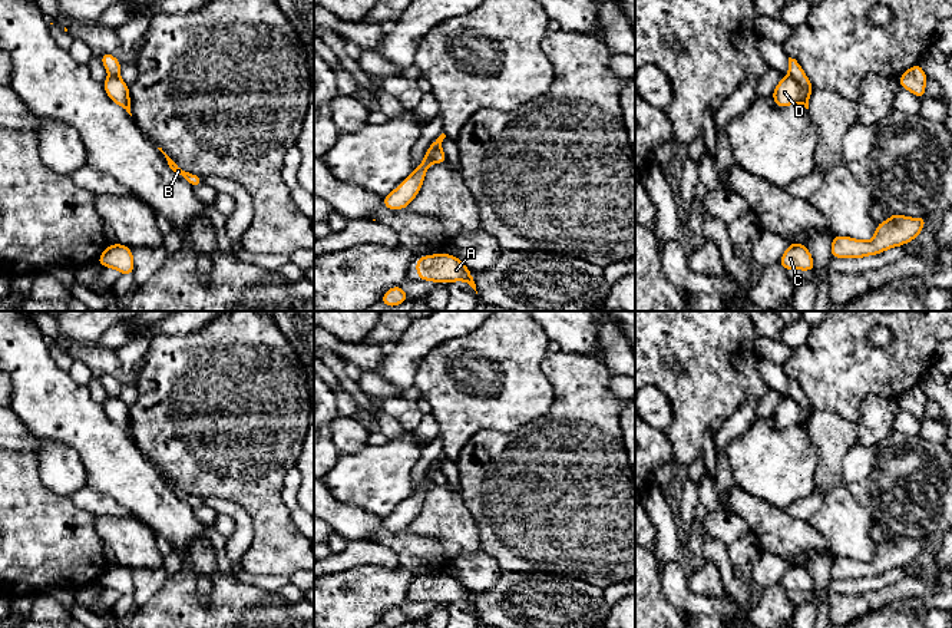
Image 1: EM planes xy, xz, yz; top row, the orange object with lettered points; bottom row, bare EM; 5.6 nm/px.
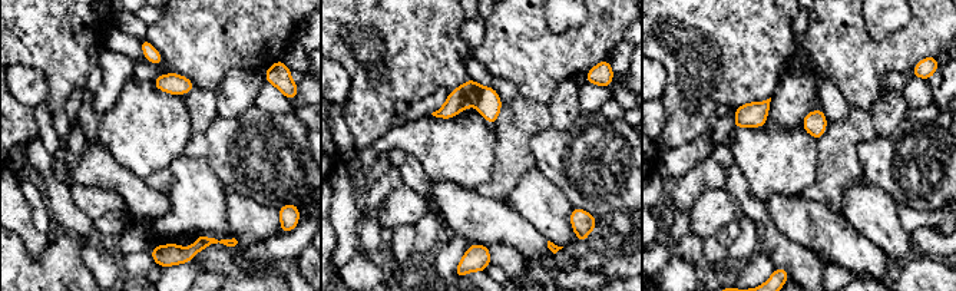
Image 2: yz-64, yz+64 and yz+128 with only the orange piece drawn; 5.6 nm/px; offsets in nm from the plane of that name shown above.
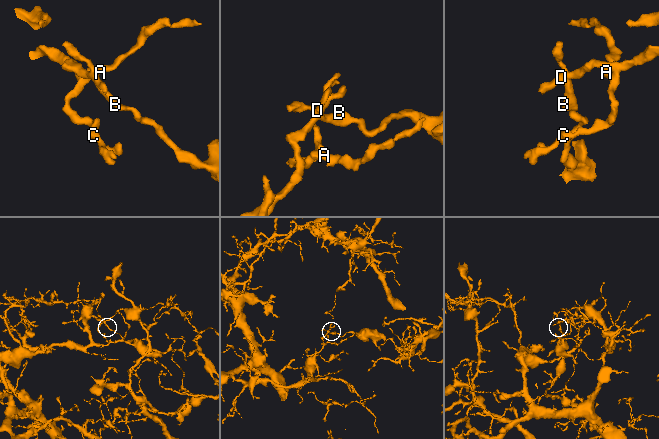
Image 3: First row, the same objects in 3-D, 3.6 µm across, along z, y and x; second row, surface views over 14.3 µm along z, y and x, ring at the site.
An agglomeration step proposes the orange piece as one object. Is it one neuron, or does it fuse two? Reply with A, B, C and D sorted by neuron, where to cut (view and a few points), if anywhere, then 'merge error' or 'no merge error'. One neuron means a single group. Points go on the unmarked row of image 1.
groups A C D / B; cut yz (789, 396), (803, 410), (800, 422); merge error

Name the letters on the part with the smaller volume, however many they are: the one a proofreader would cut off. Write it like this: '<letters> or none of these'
B

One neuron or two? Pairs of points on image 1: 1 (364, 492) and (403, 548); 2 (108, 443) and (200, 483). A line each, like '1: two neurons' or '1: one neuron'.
1: two neurons
2: two neurons

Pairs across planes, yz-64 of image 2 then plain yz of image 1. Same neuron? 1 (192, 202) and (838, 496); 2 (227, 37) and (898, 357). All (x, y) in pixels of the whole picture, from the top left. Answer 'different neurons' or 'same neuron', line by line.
1: same neuron
2: same neuron

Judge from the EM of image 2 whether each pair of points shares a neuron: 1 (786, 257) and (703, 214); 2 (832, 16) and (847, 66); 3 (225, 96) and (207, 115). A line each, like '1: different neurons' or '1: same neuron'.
1: different neurons
2: same neuron
3: different neurons

